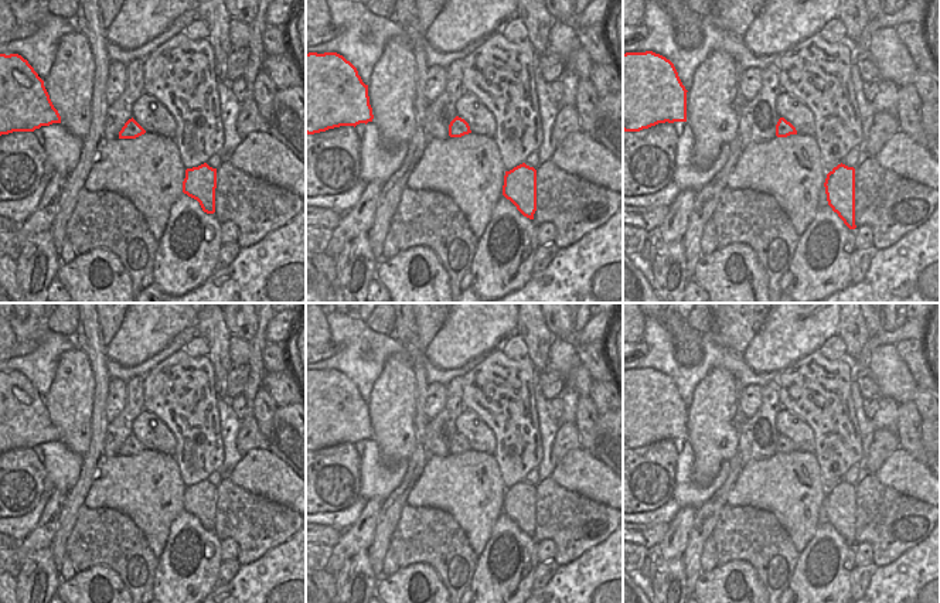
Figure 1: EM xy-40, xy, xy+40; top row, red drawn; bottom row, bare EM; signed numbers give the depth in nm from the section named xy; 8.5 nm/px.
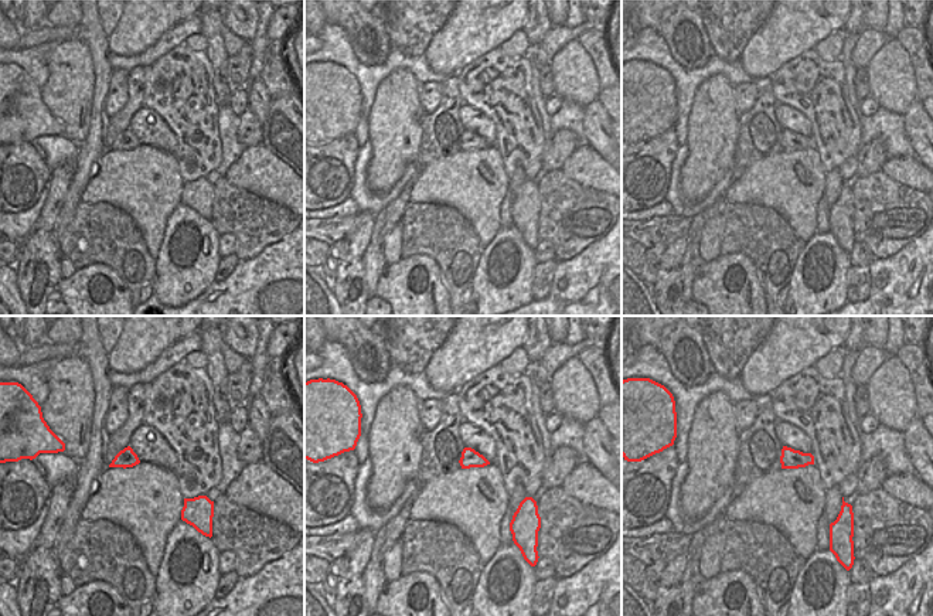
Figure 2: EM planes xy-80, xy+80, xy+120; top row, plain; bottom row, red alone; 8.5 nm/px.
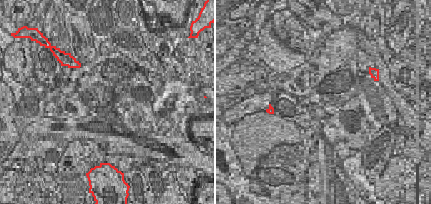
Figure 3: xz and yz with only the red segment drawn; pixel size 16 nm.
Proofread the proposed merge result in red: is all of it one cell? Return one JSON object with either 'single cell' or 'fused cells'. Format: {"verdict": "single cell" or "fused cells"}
{"verdict": "single cell"}

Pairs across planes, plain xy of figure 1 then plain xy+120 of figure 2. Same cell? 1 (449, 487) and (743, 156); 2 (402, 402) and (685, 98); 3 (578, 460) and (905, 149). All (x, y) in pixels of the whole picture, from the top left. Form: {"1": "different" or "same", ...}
{"1": "different", "2": "different", "3": "different"}

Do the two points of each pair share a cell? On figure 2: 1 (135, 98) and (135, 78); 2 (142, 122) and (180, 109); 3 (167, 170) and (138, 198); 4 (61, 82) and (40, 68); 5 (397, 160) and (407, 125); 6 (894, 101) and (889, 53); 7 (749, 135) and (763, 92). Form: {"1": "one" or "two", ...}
{"1": "one", "2": "two", "3": "one", "4": "two", "5": "one", "6": "one", "7": "one"}

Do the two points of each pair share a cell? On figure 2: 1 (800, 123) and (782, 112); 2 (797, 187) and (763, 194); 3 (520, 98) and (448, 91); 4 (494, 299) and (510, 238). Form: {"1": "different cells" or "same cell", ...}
{"1": "same cell", "2": "same cell", "3": "different cells", "4": "same cell"}

